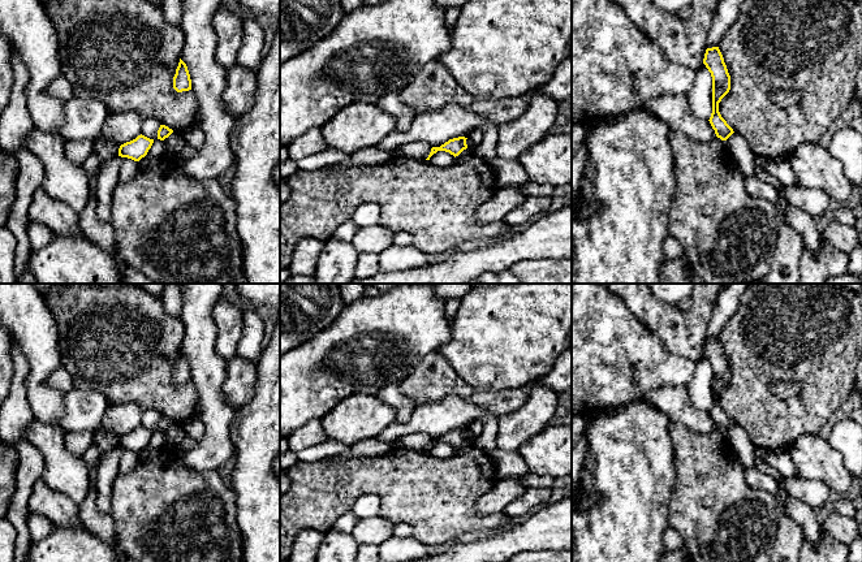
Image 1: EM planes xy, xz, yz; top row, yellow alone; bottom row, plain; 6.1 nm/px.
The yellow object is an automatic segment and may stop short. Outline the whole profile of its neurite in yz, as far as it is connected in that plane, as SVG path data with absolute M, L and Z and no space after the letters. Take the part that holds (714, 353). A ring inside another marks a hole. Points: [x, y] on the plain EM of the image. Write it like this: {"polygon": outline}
{"polygon": "M719 338L706 341L703 355L712 368L712 405L708 412L716 428L727 432L734 423L721 408L719 394L730 381L730 367Z"}

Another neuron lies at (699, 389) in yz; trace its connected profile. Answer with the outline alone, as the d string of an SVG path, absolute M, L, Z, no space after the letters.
M702 356L695 362L695 373L688 385L691 402L702 411L710 411L712 405L712 368Z

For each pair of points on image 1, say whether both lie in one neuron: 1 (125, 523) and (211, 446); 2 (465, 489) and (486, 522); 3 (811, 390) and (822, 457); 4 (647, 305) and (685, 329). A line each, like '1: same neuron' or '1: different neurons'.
1: different neurons
2: same neuron
3: different neurons
4: same neuron

